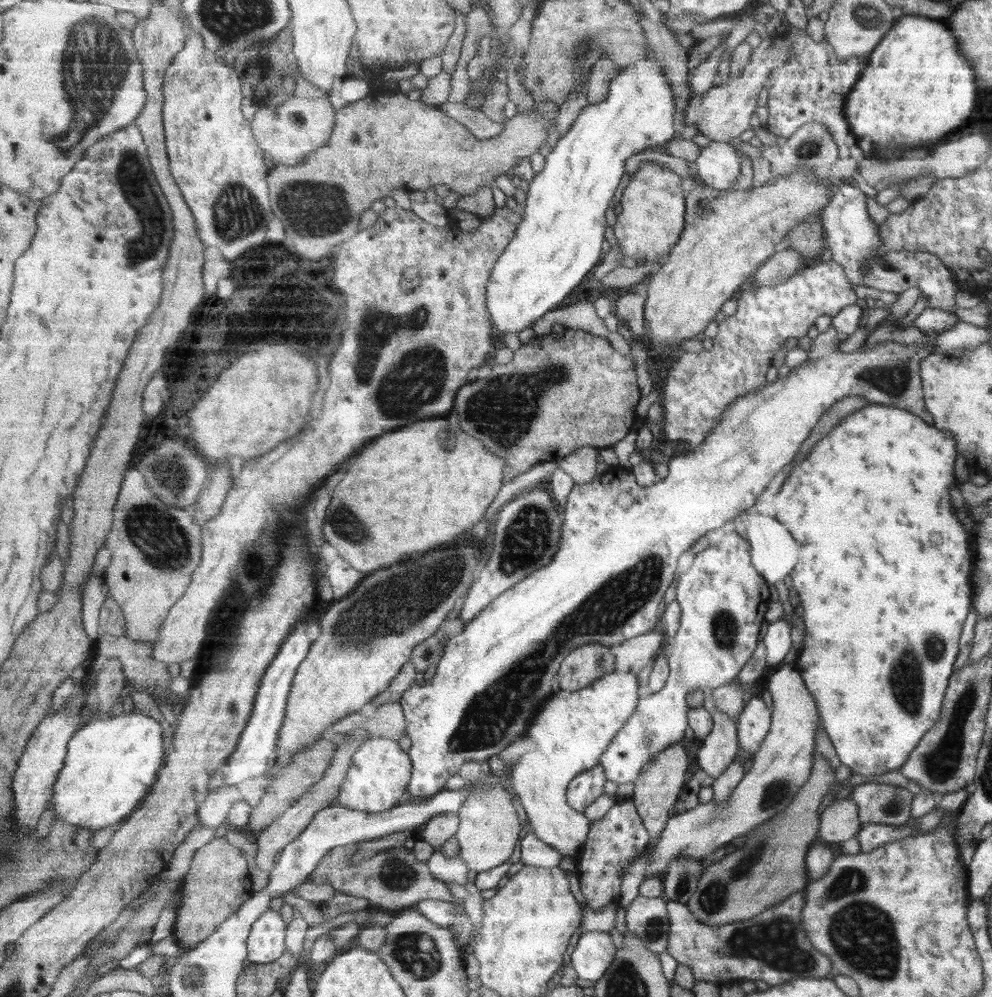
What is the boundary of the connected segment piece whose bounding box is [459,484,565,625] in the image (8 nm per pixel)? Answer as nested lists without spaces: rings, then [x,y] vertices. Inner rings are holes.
[[[539,484],[532,491],[521,492],[517,500],[505,504],[499,516],[494,518],[493,546],[495,548],[492,548],[487,568],[483,570],[483,574],[479,574],[479,578],[473,582],[467,592],[459,614],[464,625],[477,618],[487,606],[499,598],[499,595],[509,591],[531,573],[551,565],[558,555],[565,516],[557,512],[551,500],[552,495],[547,490],[543,490],[544,486],[545,484]],[[523,504],[525,504],[525,514],[541,514],[541,516],[523,516]]]

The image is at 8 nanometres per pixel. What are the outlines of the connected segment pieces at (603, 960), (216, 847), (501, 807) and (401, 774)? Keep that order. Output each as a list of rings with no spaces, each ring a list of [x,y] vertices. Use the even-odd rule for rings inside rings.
[[[584,932],[571,954],[572,968],[579,979],[590,981],[603,979],[614,963],[618,949],[609,933]]]
[[[215,837],[209,844],[200,848],[194,856],[190,871],[185,876],[183,901],[177,914],[172,935],[177,945],[191,950],[215,932],[254,896],[251,886],[251,872],[247,870],[247,852],[236,848],[231,840]]]
[[[499,784],[474,790],[461,810],[460,827],[455,838],[460,842],[460,857],[477,873],[490,871],[509,861],[521,840],[521,818],[515,810],[511,794]]]
[[[371,737],[355,751],[347,778],[340,790],[338,804],[363,812],[391,810],[408,795],[413,767],[410,753],[401,750],[396,740]]]

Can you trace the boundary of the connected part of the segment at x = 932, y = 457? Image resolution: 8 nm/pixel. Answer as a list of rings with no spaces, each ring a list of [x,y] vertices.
[[[869,404],[839,421],[839,425],[831,428],[827,435],[811,447],[807,458],[789,466],[790,470],[775,495],[773,518],[783,525],[798,546],[797,563],[789,575],[792,588],[799,596],[799,605],[803,608],[805,633],[802,647],[793,664],[804,687],[811,694],[822,729],[827,733],[840,764],[859,776],[869,778],[888,770],[898,770],[927,729],[939,718],[943,694],[953,672],[961,624],[971,610],[970,574],[975,560],[970,550],[971,528],[965,529],[957,521],[948,493],[951,484],[957,482],[953,475],[956,452],[951,433],[923,423],[906,409]]]

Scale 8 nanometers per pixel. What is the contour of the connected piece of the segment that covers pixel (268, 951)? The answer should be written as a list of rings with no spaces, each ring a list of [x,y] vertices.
[[[267,911],[257,920],[248,940],[248,960],[270,964],[280,960],[286,951],[287,922],[279,912]]]

